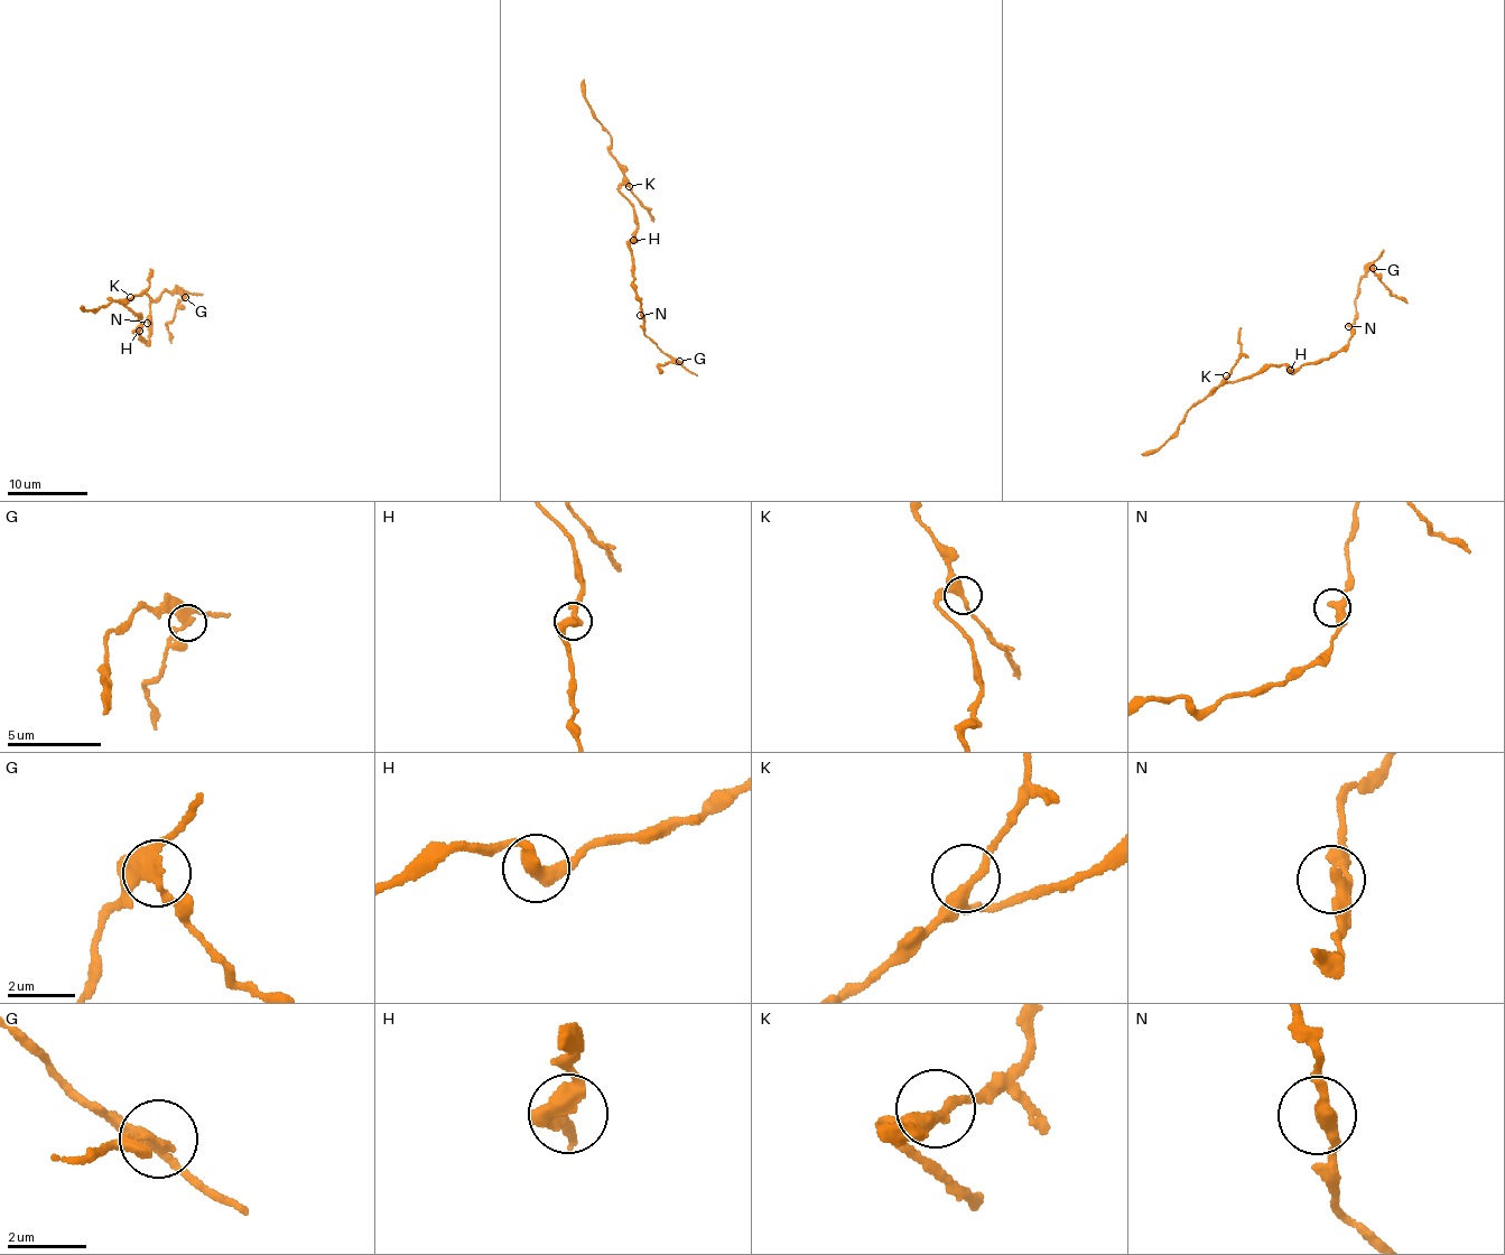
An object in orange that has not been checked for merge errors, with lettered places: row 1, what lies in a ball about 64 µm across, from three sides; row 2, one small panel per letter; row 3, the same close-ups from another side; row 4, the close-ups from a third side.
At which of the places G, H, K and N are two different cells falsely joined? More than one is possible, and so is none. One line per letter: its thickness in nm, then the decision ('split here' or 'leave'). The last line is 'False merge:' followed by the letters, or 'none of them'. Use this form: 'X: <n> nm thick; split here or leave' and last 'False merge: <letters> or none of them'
G: 240 nm thick; split here
H: 400 nm thick; leave
K: 280 nm thick; leave
N: 360 nm thick; leave
False merge: G

